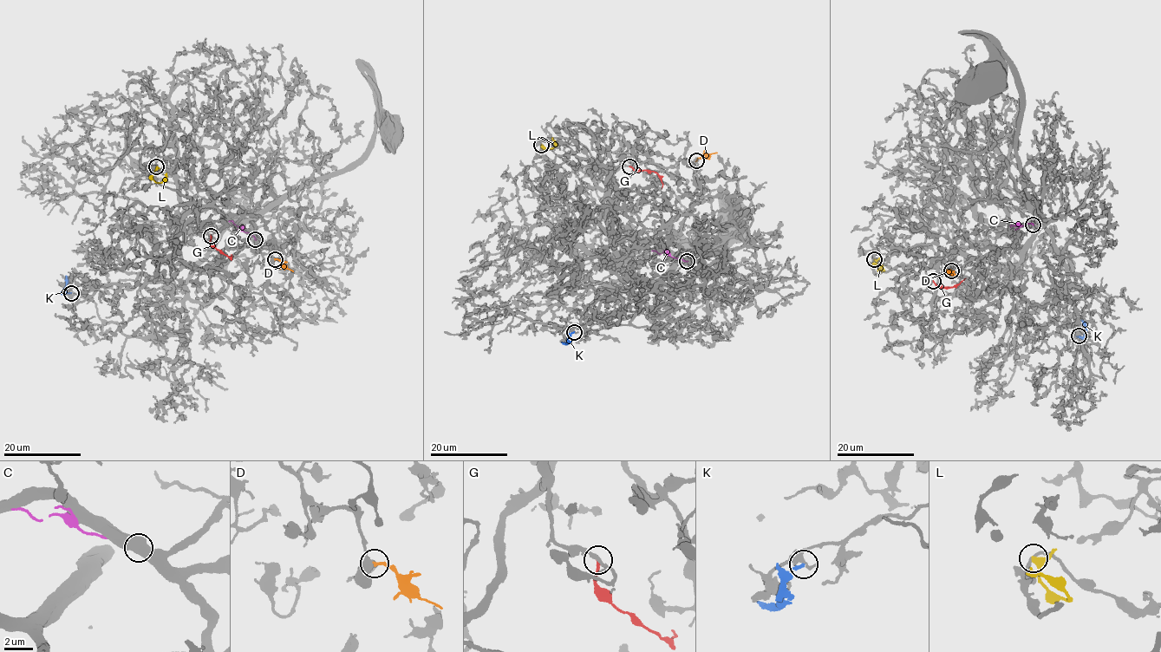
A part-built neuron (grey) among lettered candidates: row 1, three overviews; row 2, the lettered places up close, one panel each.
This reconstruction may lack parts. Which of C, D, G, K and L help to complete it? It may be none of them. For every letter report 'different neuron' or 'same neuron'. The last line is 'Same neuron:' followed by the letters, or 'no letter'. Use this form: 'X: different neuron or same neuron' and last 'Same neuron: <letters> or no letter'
C: different neuron
D: same neuron
G: different neuron
K: different neuron
L: different neuron
Same neuron: D

